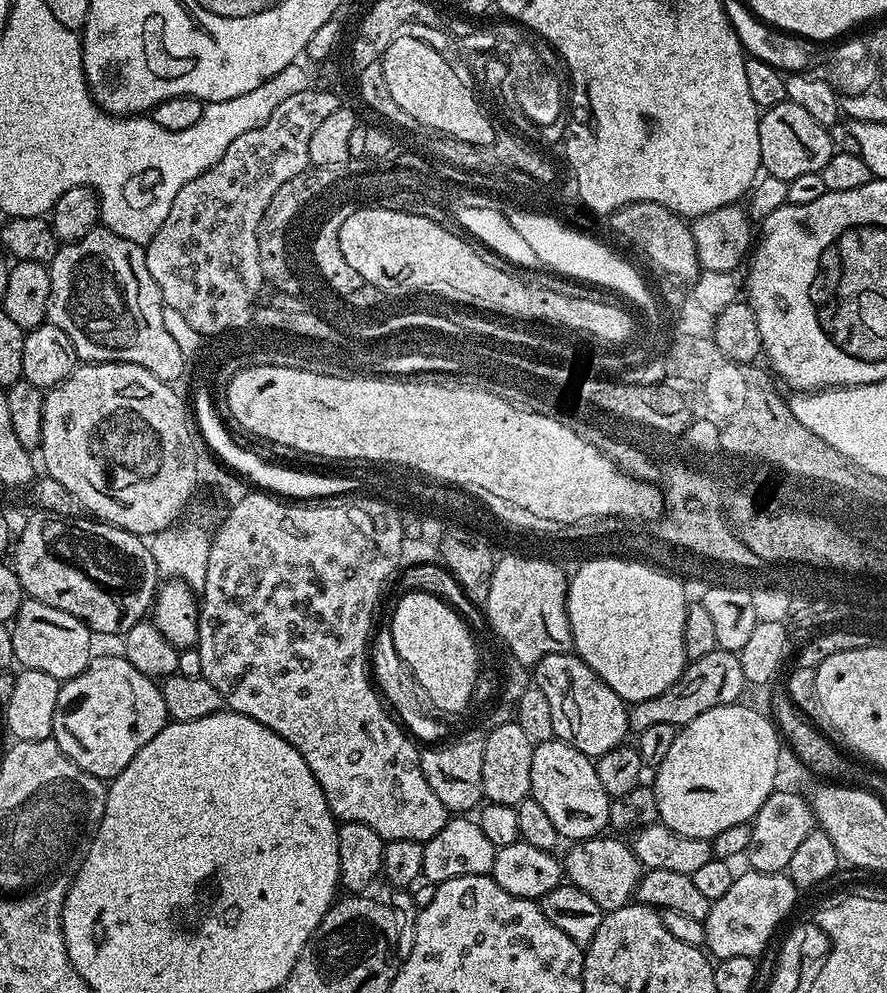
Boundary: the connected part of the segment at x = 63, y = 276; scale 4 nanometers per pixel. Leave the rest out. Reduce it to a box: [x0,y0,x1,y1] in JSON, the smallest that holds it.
[47,226,186,382]

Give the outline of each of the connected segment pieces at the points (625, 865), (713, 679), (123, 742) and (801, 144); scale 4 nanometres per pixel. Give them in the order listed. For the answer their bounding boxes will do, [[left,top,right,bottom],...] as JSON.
[[562,834,642,912],[628,647,746,734],[52,654,169,782],[758,102,834,181]]

